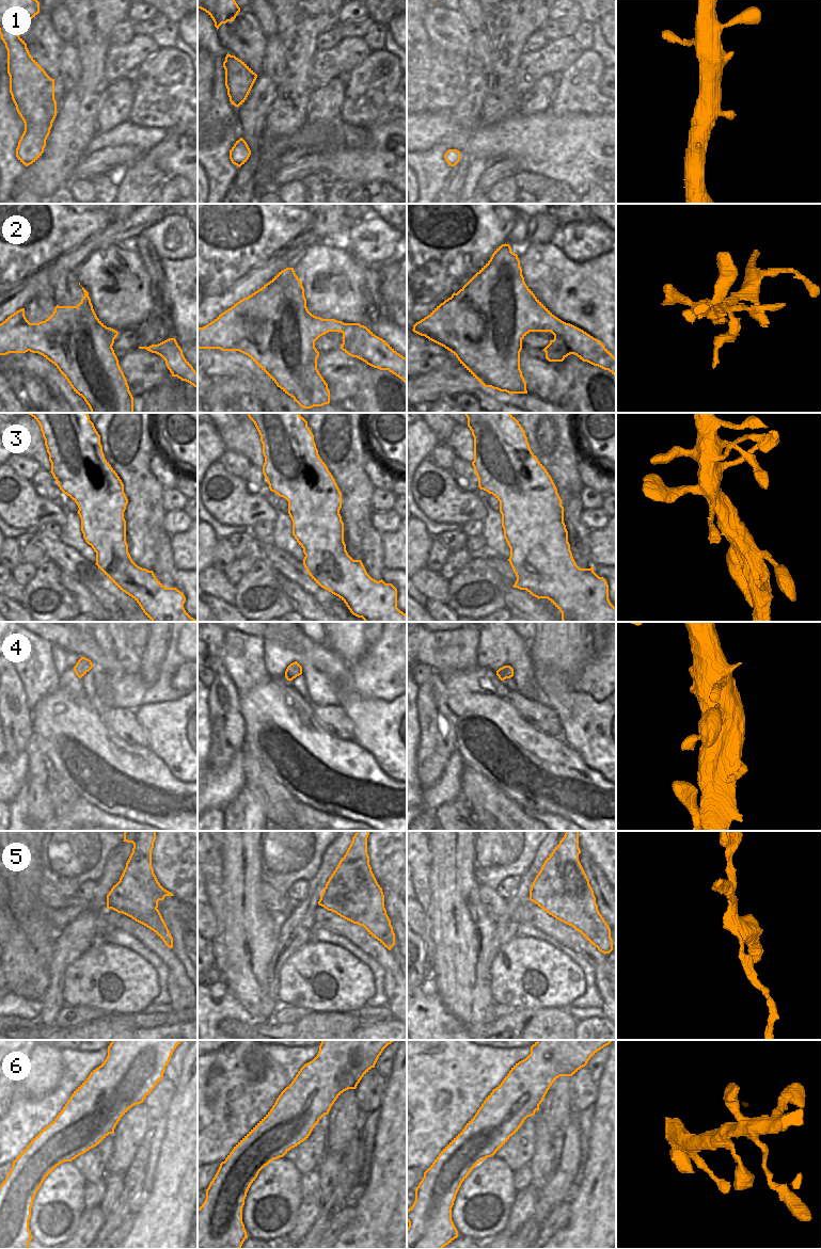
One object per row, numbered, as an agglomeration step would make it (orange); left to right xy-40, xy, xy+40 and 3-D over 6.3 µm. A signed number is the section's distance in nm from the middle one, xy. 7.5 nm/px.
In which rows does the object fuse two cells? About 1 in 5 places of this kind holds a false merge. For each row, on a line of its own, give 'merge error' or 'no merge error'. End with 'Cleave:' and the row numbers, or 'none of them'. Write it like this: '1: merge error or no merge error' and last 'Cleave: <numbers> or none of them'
1: no merge error
2: no merge error
3: no merge error
4: no merge error
5: merge error
6: no merge error
Cleave: 5

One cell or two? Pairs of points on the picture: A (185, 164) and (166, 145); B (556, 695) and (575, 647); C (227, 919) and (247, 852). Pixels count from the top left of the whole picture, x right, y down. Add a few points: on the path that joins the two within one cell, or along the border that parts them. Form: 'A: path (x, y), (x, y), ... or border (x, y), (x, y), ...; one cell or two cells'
A: border (176, 131), (177, 147), (157, 161), (164, 176); two cells
B: border (539, 670), (558, 670), (569, 683); two cells
C: path (240, 902), (241, 878), (247, 869); one cell

